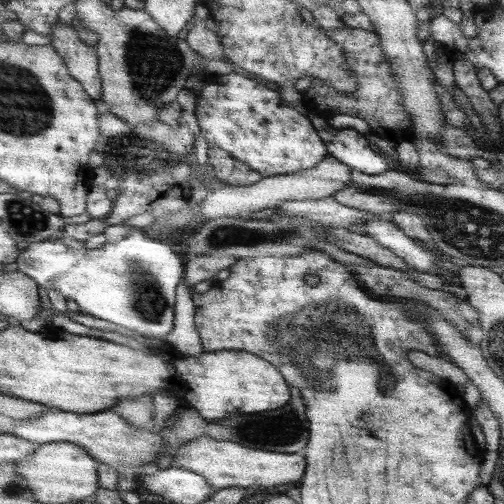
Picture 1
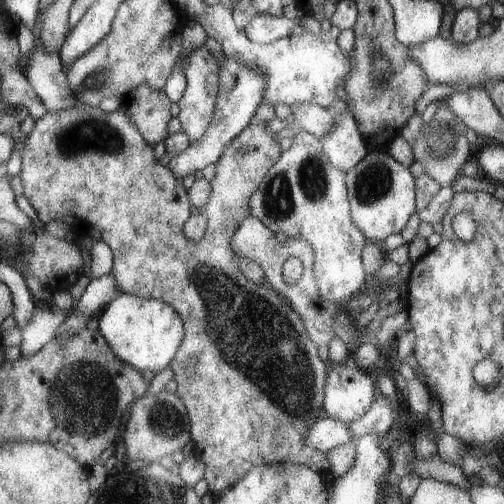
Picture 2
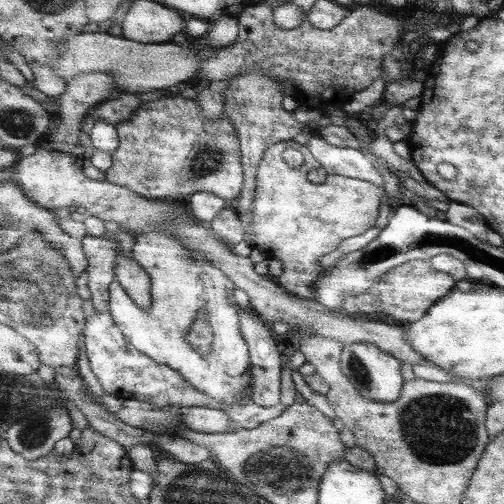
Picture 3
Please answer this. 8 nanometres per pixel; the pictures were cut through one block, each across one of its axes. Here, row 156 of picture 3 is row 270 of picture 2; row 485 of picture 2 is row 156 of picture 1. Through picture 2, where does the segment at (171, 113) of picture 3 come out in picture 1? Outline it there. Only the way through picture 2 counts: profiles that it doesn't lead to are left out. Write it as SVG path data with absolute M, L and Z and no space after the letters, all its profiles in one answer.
M209 146L209 164L213 168L213 176L223 182L223 186L249 186L263 180L255 170L239 164L239 160L227 156L227 152L217 146Z

